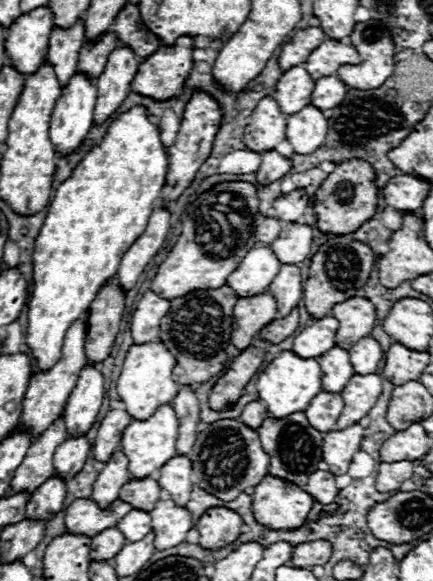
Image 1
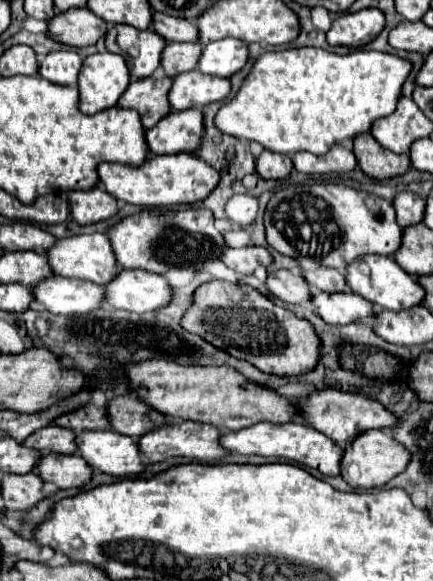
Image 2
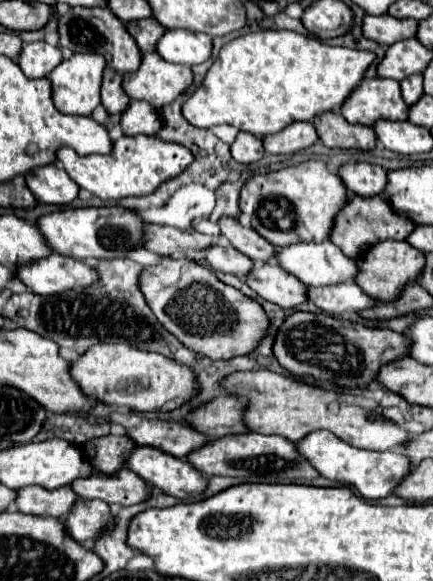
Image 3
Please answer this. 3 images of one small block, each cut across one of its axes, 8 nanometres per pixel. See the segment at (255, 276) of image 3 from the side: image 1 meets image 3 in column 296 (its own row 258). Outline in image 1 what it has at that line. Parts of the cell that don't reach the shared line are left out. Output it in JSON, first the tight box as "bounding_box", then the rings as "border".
{"bounding_box":[270,222,312,264],"border":[[[288,222],[282,226],[280,236],[270,244],[282,264],[300,264],[310,256],[312,228],[308,224]]]}

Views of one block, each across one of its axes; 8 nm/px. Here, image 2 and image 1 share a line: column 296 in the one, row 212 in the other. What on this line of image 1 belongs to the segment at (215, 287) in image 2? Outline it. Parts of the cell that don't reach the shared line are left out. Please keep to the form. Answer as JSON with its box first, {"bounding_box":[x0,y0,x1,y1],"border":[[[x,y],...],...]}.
{"bounding_box":[314,160,378,234],"border":[[[344,160],[316,190],[314,212],[318,214],[318,228],[326,234],[350,234],[374,216],[376,200],[378,186],[374,168],[362,160]]]}

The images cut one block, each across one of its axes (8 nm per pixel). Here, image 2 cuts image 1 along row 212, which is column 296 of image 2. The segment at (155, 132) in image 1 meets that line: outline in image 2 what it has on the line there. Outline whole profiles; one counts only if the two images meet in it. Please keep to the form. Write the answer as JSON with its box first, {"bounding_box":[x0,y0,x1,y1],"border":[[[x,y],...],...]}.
{"bounding_box":[214,48,412,154],"border":[[[288,48],[264,52],[256,58],[236,98],[228,100],[218,110],[214,124],[222,134],[260,142],[266,150],[280,154],[294,154],[298,150],[326,154],[334,142],[348,144],[354,136],[368,132],[374,120],[392,114],[410,70],[412,64],[408,60],[364,48],[352,50],[348,54],[337,54],[322,48]]]}

